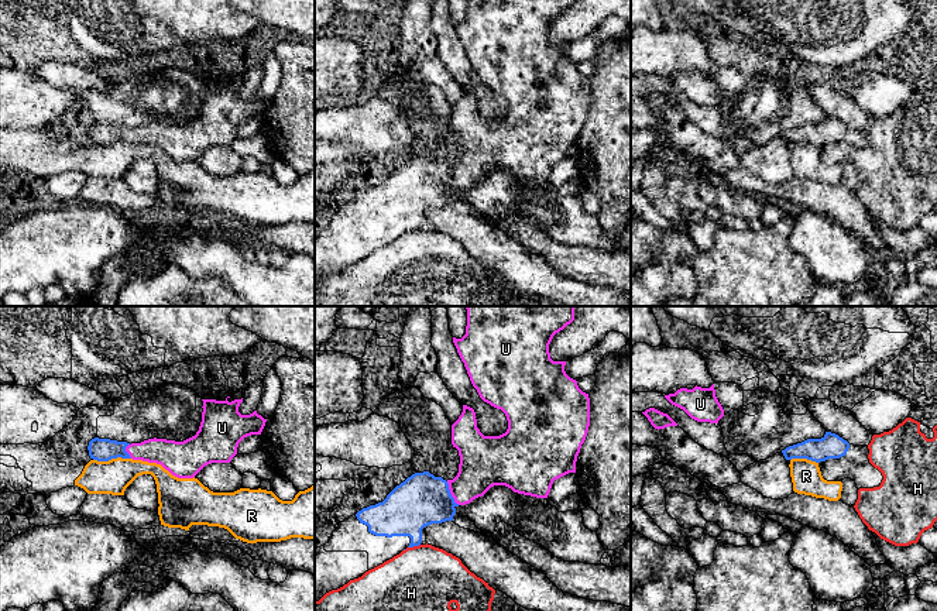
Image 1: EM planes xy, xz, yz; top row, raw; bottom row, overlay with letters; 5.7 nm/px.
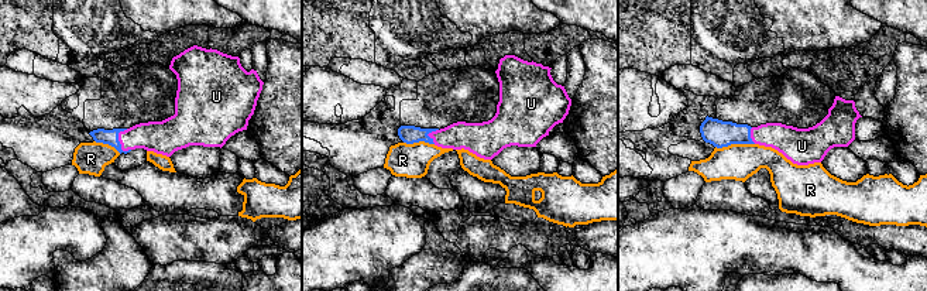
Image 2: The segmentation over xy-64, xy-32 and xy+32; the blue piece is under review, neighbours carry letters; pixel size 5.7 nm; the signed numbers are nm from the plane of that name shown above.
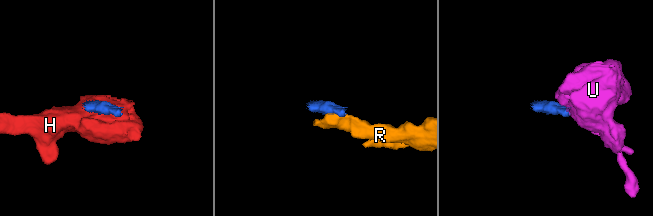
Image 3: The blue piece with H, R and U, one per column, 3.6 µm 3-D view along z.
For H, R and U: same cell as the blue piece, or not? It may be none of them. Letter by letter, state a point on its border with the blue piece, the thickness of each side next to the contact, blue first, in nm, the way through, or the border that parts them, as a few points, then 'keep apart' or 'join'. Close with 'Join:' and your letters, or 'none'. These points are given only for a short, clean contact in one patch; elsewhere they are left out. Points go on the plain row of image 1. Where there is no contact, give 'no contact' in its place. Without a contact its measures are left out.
H: meets blue in xz at (414, 229); 280 nm thick on the blue side, 440 nm on the other; border along xz (419, 227), (408, 232); keep apart
R: meets blue in xy at (112, 141); 130 nm thick on the blue side, 190 nm on the other; border along xy (130, 141), (93, 144); keep apart
U: meets blue in xz at (450, 178); 300 nm thick on the blue side, 280 nm on the other; runs through xz (421, 184), (450, 178), (483, 148); join
Join: U

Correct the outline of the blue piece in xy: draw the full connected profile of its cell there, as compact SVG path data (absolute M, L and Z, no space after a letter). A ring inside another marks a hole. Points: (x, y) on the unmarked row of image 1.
M202 83L203 96L199 114L183 124L148 123L127 127L95 121L89 126L89 140L97 145L133 143L161 148L178 162L193 162L210 147L230 147L237 138L238 127L251 119L261 119L267 103L254 95L241 99L241 83Z

